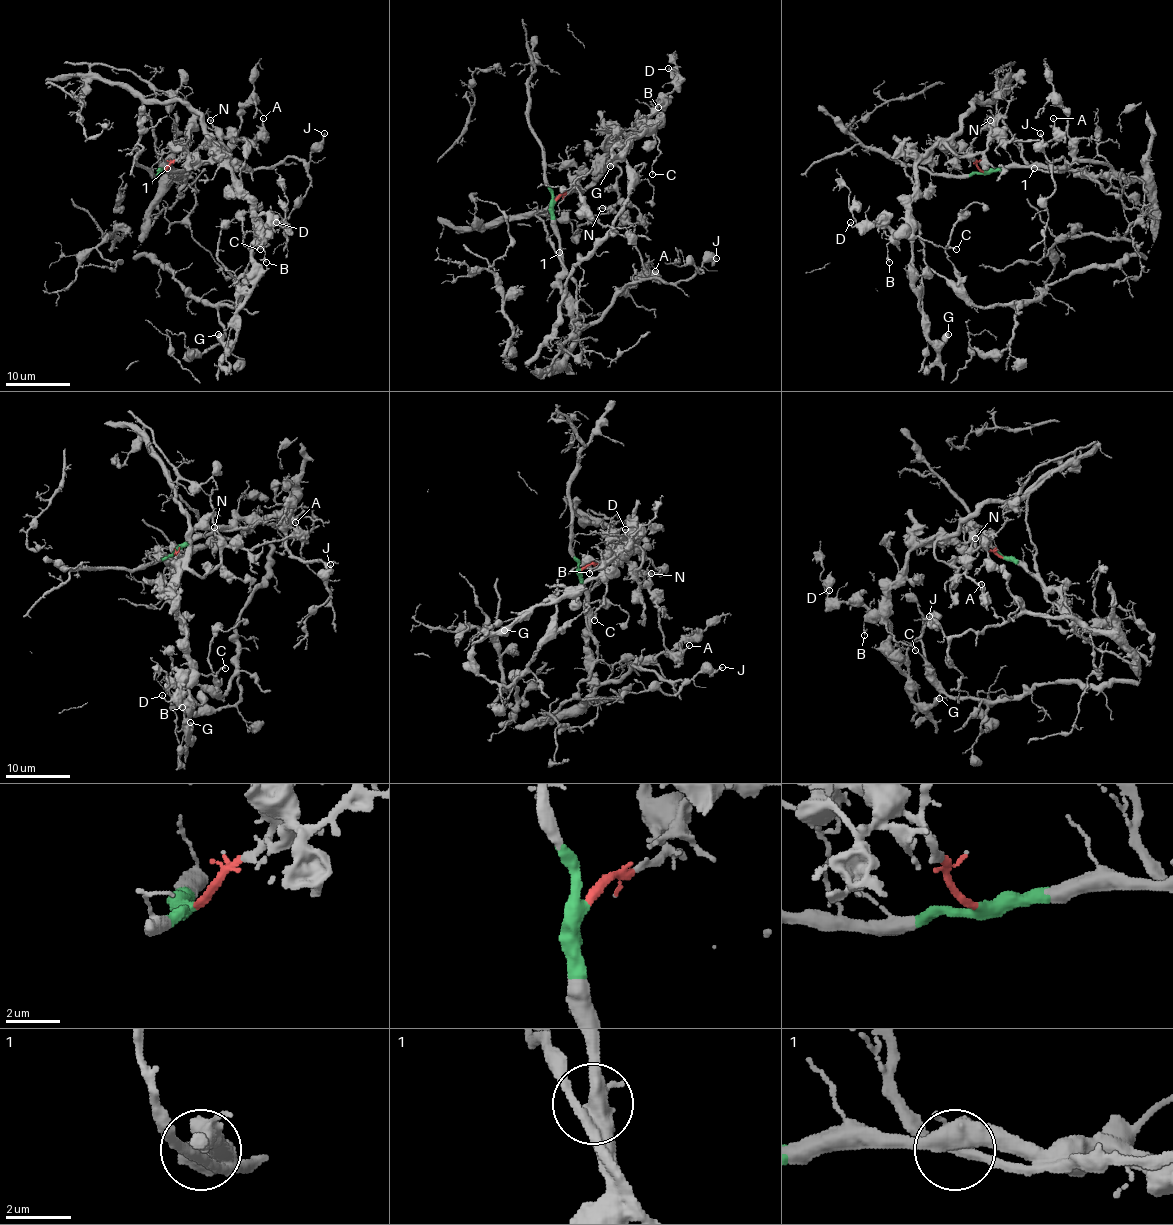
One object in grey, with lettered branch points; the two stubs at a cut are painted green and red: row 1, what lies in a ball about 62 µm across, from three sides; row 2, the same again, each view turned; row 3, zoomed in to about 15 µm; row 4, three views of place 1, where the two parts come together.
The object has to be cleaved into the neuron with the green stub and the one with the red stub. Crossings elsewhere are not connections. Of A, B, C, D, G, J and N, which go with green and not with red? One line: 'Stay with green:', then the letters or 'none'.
Stay with green: J

